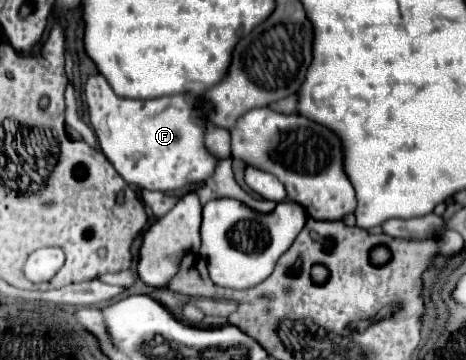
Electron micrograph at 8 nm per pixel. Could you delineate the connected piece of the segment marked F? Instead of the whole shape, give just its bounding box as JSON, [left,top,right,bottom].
[85,74,219,192]

